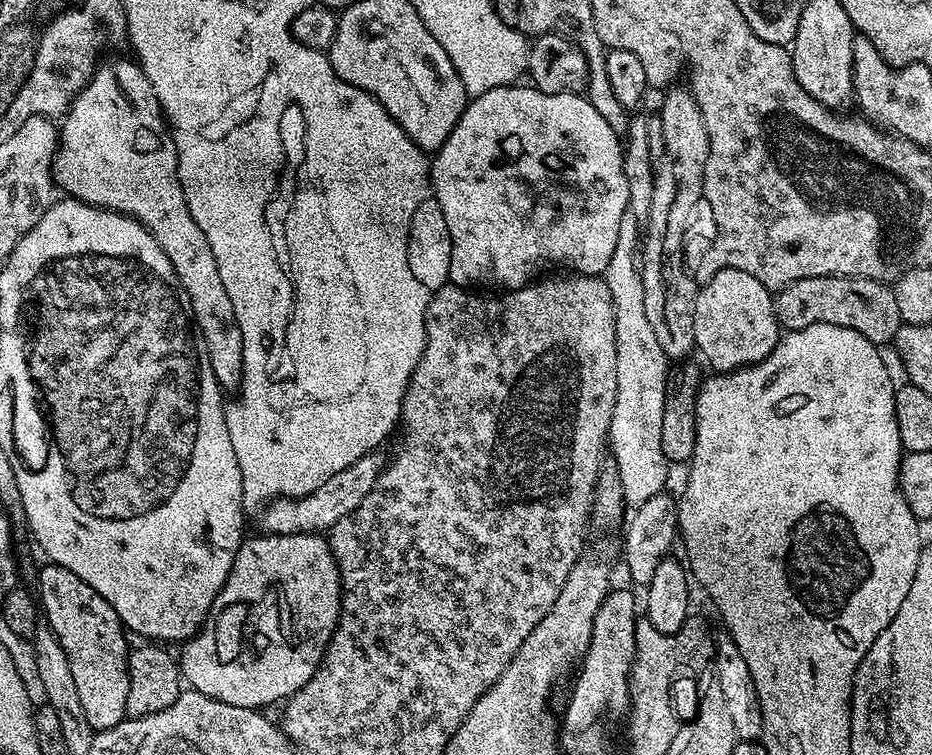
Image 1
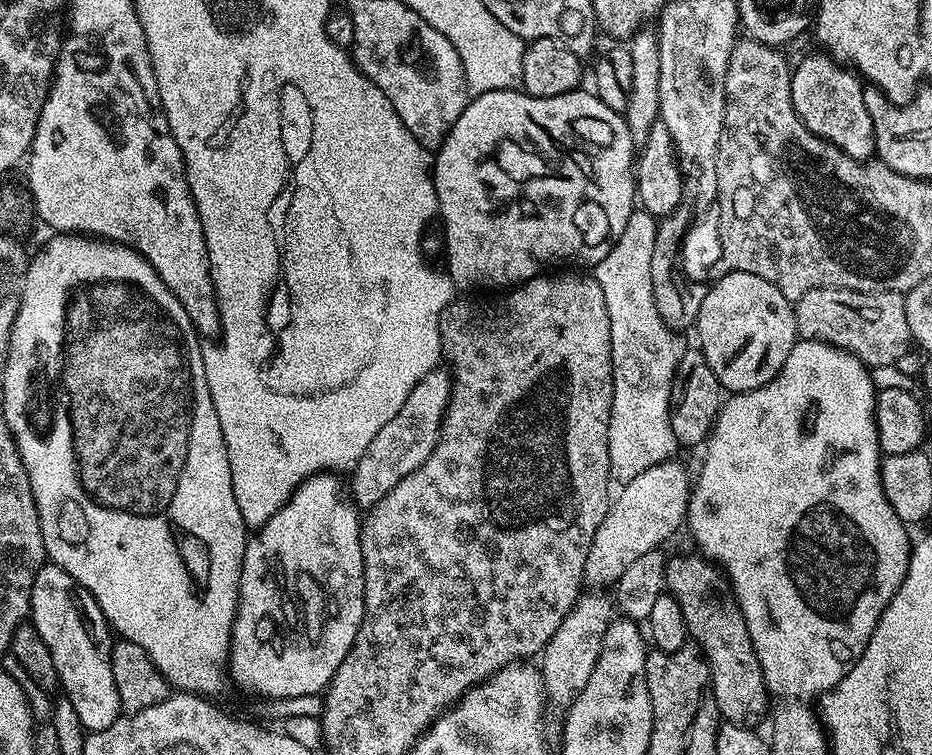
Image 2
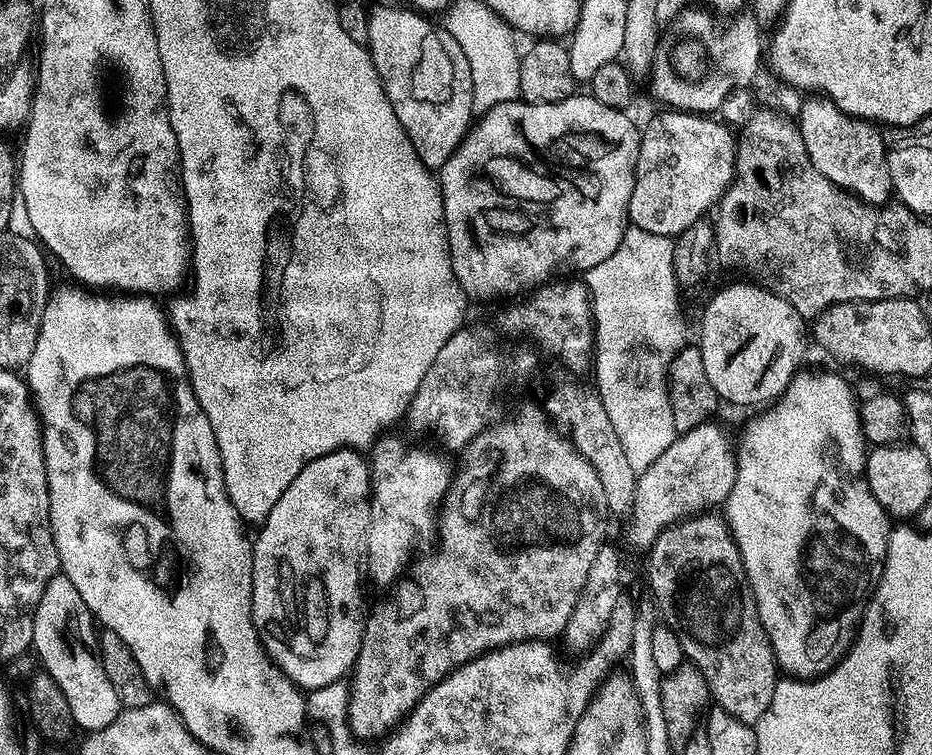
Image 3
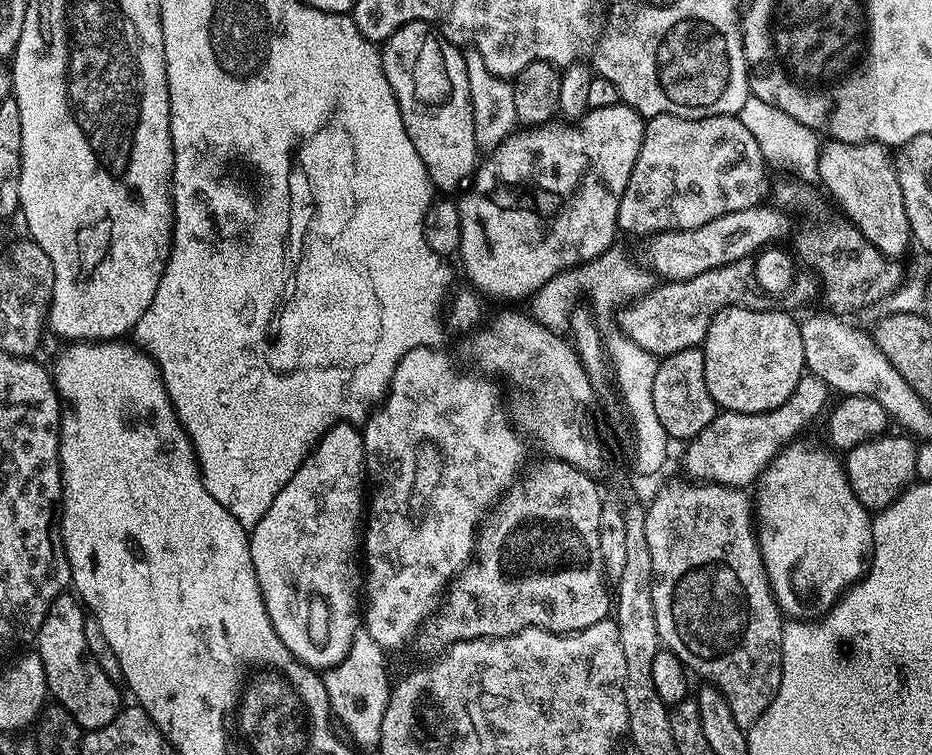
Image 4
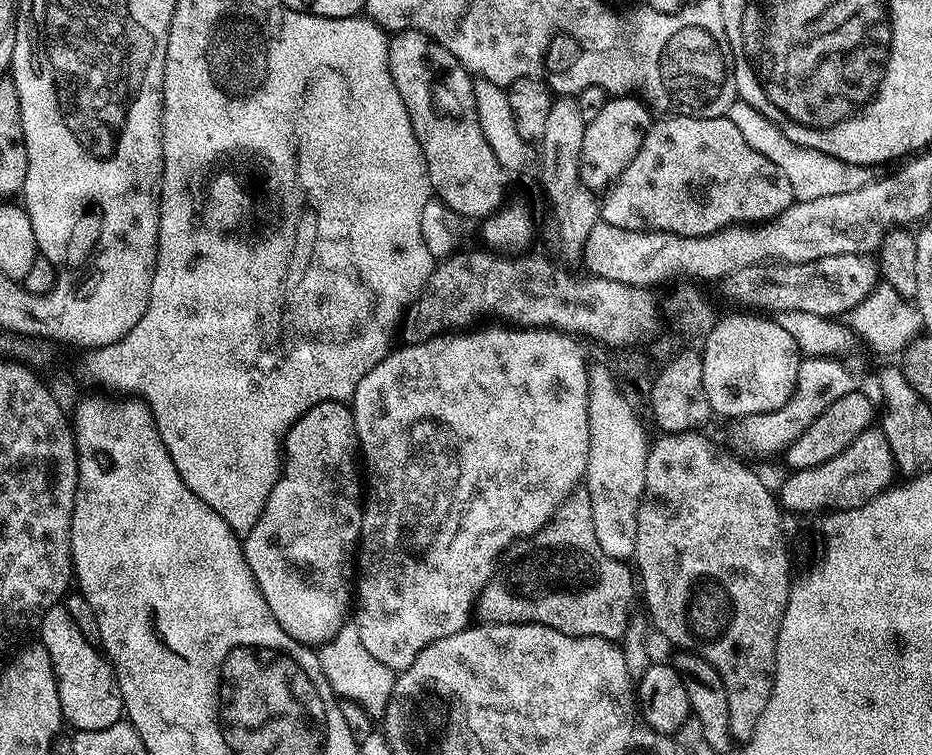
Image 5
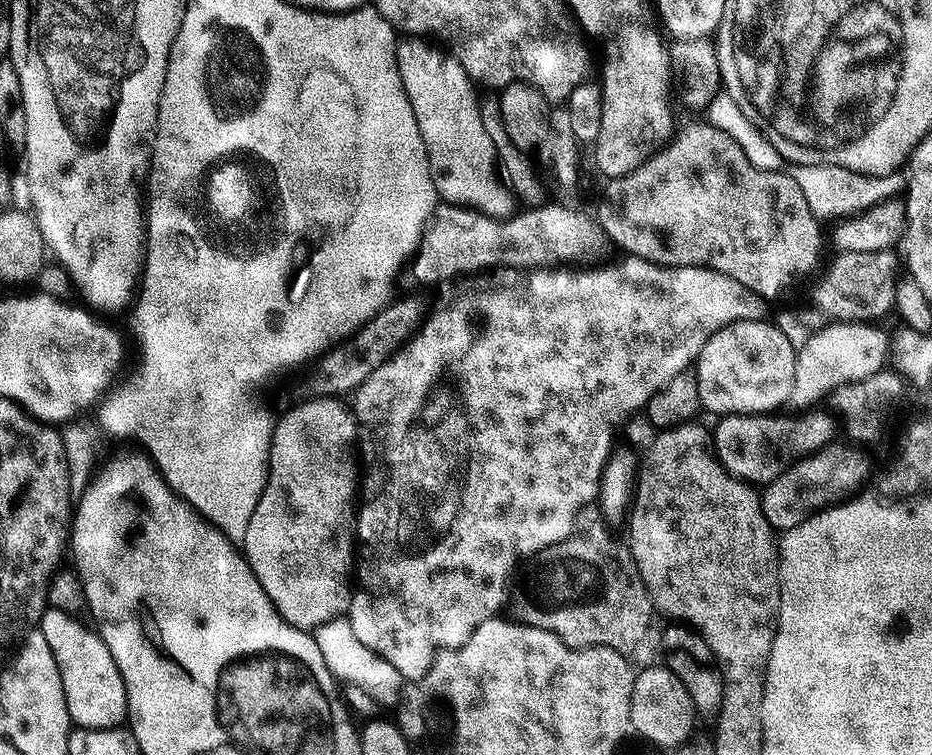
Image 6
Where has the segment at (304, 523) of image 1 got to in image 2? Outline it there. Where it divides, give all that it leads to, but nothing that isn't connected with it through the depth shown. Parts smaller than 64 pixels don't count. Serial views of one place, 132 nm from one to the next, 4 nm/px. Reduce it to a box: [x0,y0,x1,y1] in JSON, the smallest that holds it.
[350,367,452,509]

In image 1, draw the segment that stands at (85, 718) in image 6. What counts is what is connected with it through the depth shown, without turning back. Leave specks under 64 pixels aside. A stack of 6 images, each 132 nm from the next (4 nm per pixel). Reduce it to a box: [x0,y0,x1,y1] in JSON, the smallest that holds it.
[39,562,130,730]

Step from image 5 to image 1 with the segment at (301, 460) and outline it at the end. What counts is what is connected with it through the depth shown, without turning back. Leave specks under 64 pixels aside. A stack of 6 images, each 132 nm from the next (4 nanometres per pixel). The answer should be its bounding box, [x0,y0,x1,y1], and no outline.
[178,532,341,710]

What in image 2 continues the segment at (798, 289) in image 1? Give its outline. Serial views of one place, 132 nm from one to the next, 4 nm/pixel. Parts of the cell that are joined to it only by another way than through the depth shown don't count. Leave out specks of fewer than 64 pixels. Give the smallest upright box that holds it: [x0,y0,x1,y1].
[795,288,913,369]

